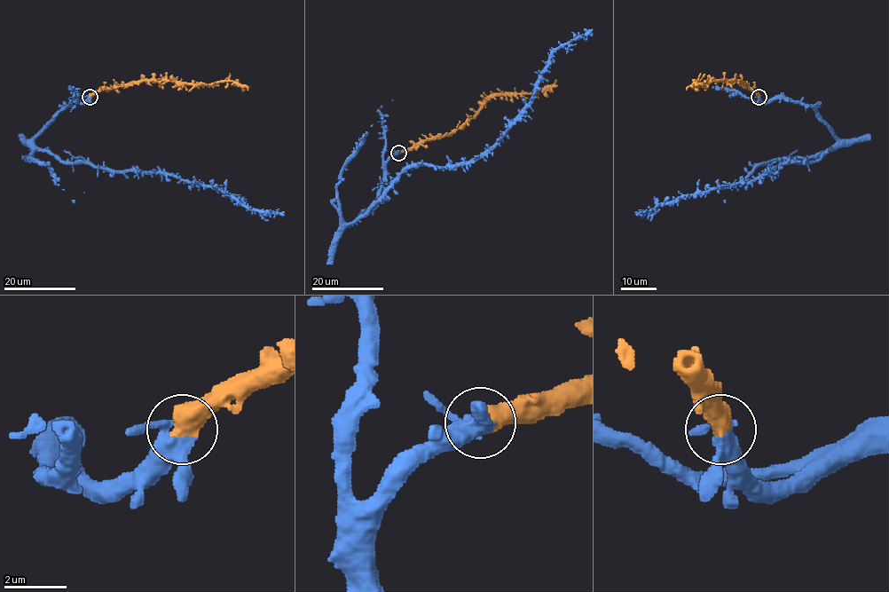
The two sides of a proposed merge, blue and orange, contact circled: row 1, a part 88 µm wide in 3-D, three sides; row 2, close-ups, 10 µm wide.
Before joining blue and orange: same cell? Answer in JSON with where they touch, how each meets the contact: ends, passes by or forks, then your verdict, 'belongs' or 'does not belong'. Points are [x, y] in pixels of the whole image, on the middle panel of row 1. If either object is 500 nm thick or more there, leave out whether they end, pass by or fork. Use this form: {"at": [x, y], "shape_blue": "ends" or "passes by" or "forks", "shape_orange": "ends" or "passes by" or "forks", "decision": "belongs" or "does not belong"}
{"at": [398, 153], "decision": "belongs"}

